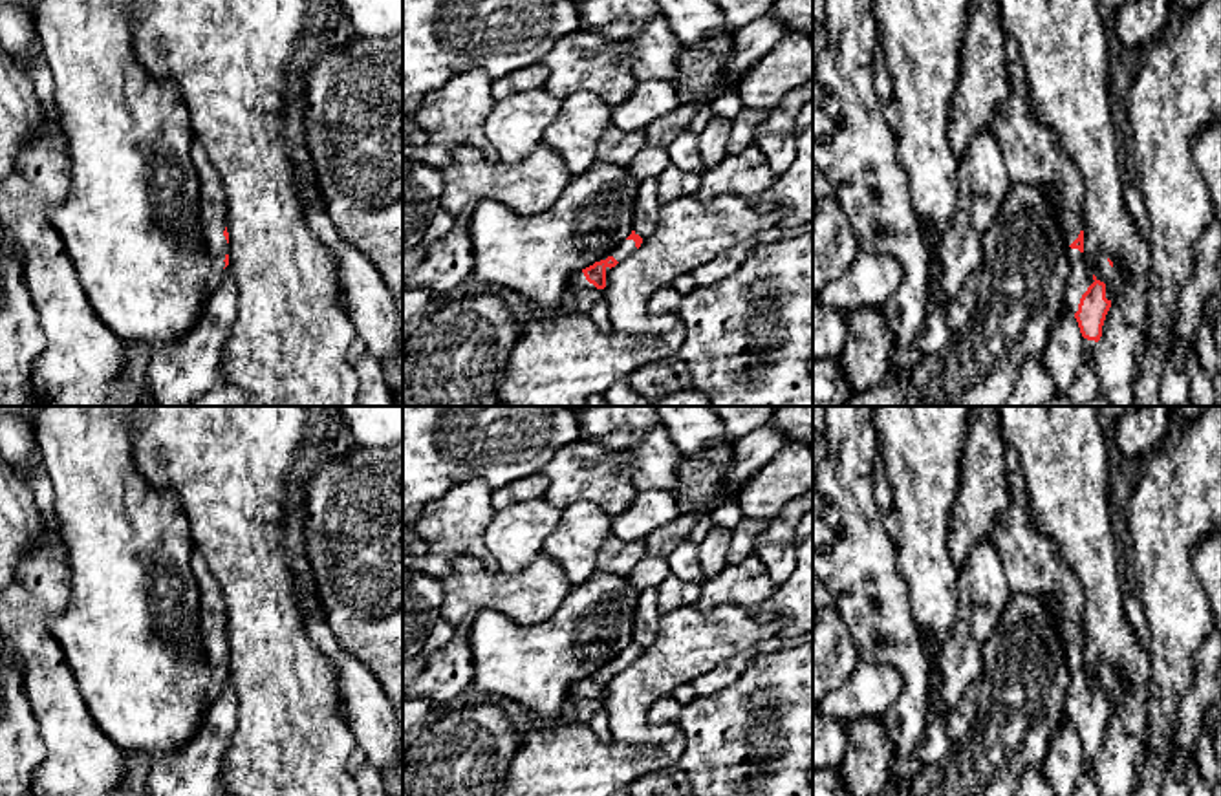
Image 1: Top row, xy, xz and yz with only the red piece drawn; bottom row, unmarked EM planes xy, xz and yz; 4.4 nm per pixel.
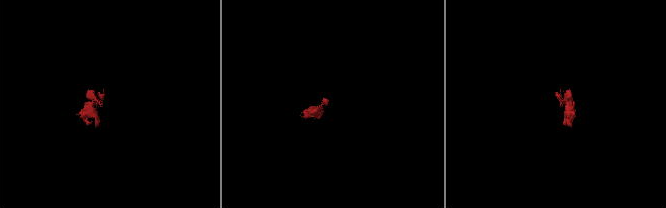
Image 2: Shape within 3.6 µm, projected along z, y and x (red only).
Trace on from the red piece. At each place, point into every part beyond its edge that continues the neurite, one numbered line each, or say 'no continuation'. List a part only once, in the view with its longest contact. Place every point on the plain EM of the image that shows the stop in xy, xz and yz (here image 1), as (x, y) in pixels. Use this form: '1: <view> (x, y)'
1: yz (1031, 560)

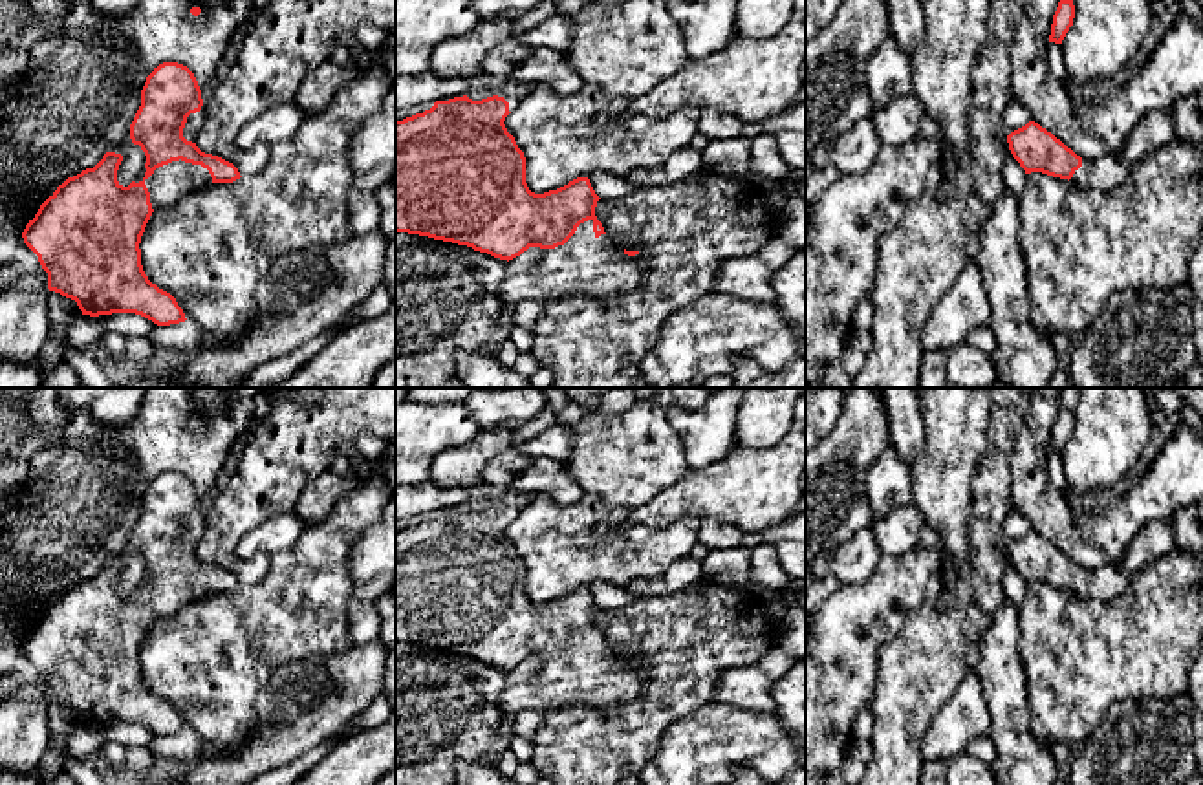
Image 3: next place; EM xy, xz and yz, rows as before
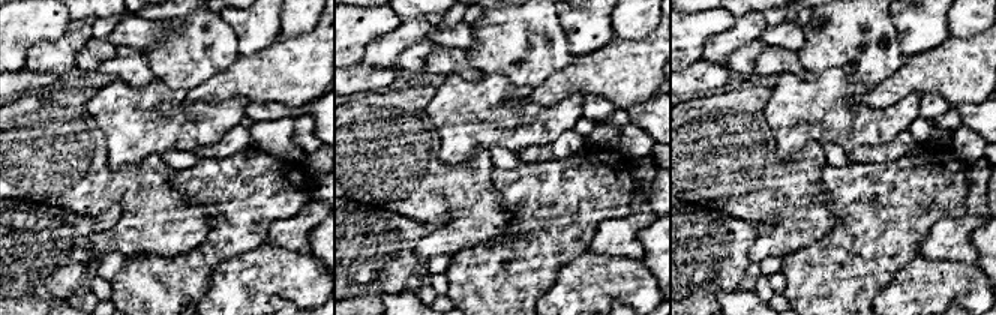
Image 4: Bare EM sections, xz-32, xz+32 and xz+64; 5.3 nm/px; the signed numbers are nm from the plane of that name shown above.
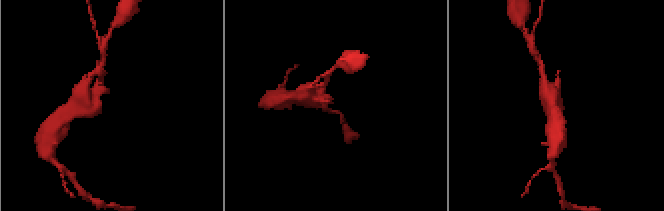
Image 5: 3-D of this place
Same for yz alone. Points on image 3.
1: yz (1106, 582)

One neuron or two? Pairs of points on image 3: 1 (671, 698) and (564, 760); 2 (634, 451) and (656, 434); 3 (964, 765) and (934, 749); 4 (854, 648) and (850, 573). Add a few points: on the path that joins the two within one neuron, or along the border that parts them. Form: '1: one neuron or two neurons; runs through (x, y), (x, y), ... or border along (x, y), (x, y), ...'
1: one neuron; runs through (645, 718), (621, 740), (597, 752), (590, 752)
2: one neuron; runs through (641, 451), (647, 451), (656, 441)
3: two neurons; border along (964, 751), (945, 762)
4: two neurons; border along (881, 555), (870, 577), (857, 584), (841, 586)

